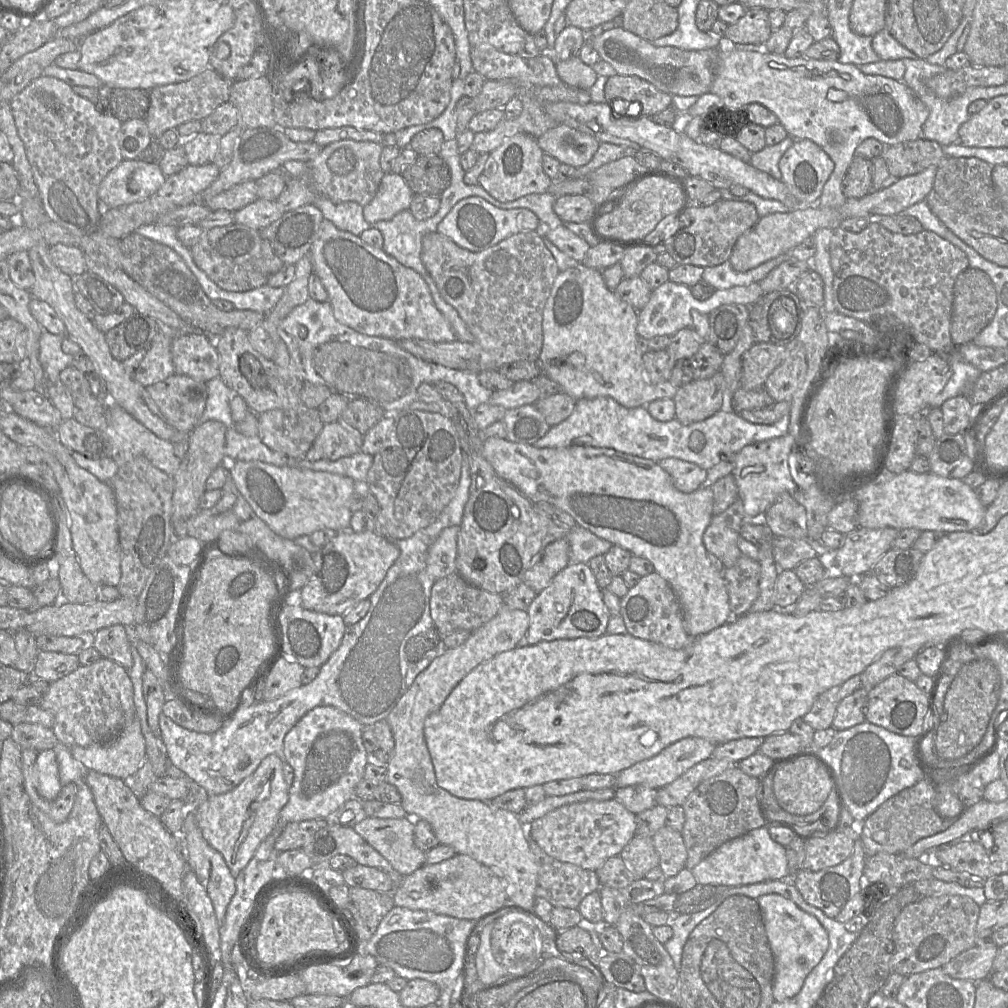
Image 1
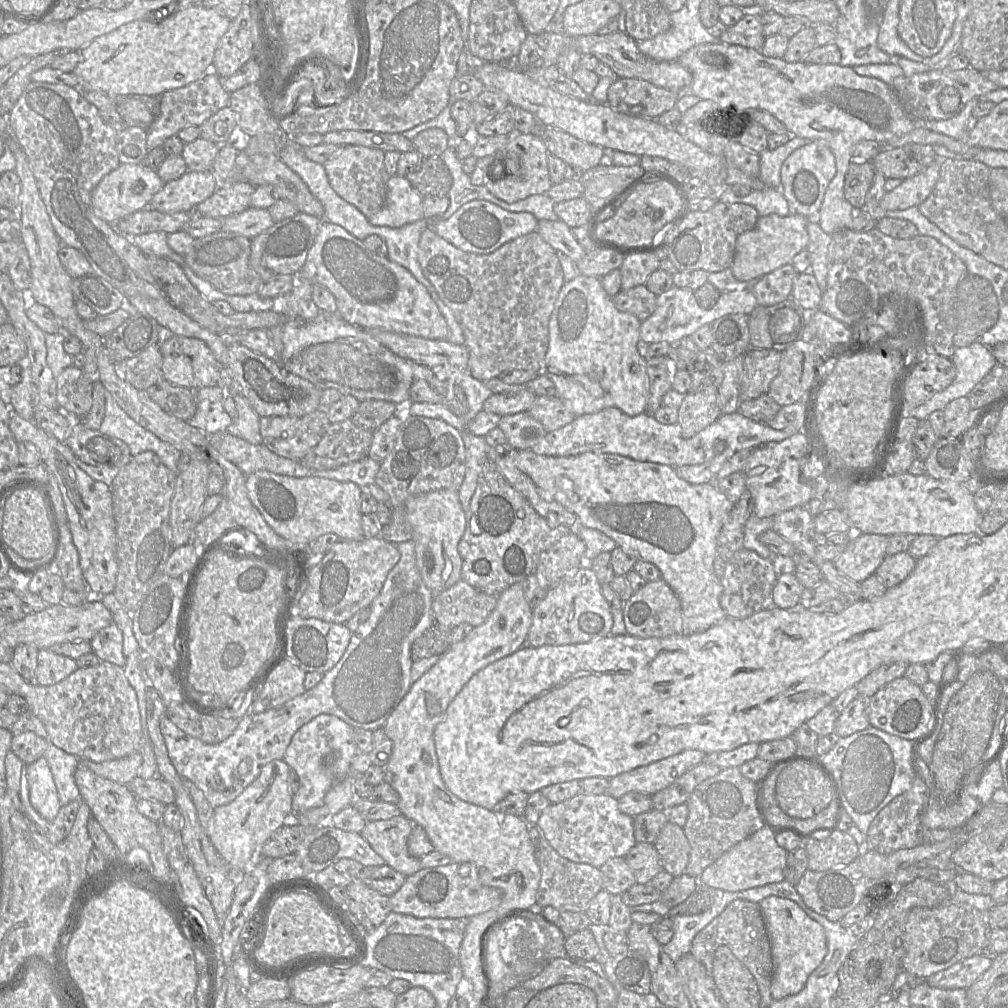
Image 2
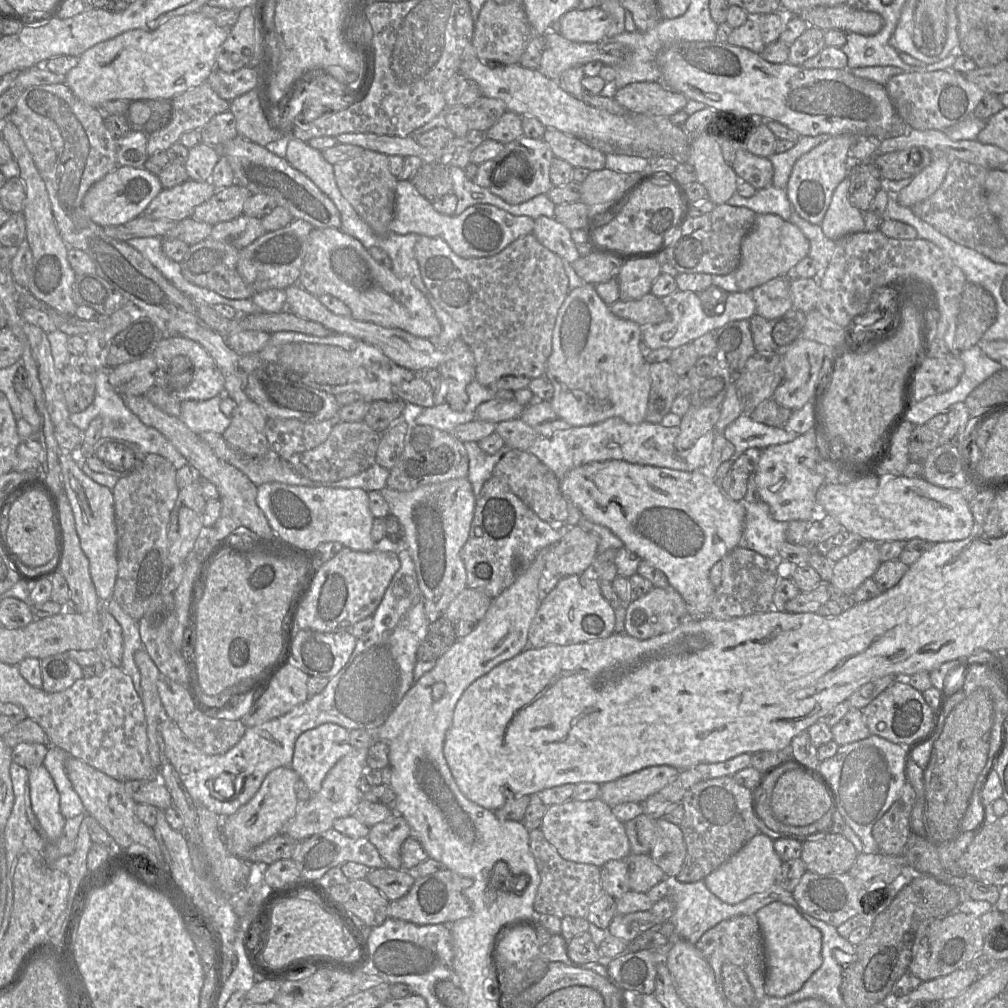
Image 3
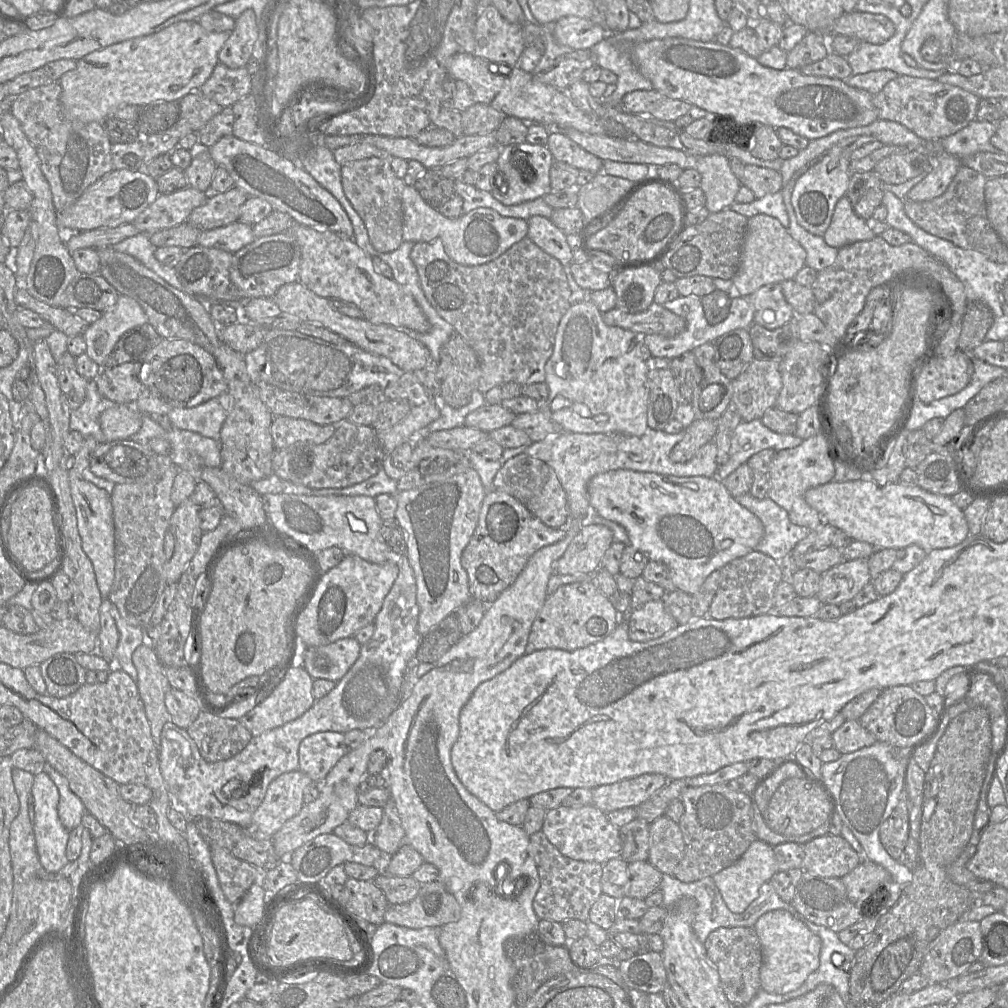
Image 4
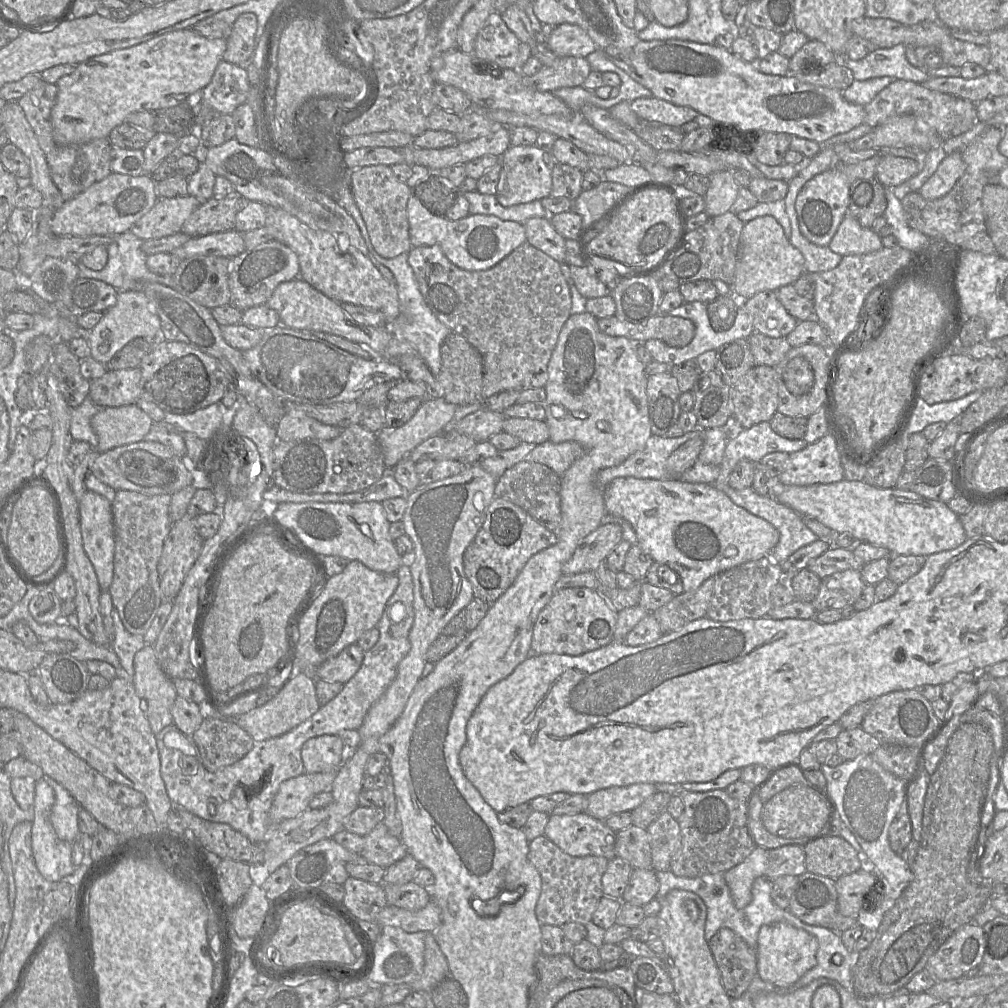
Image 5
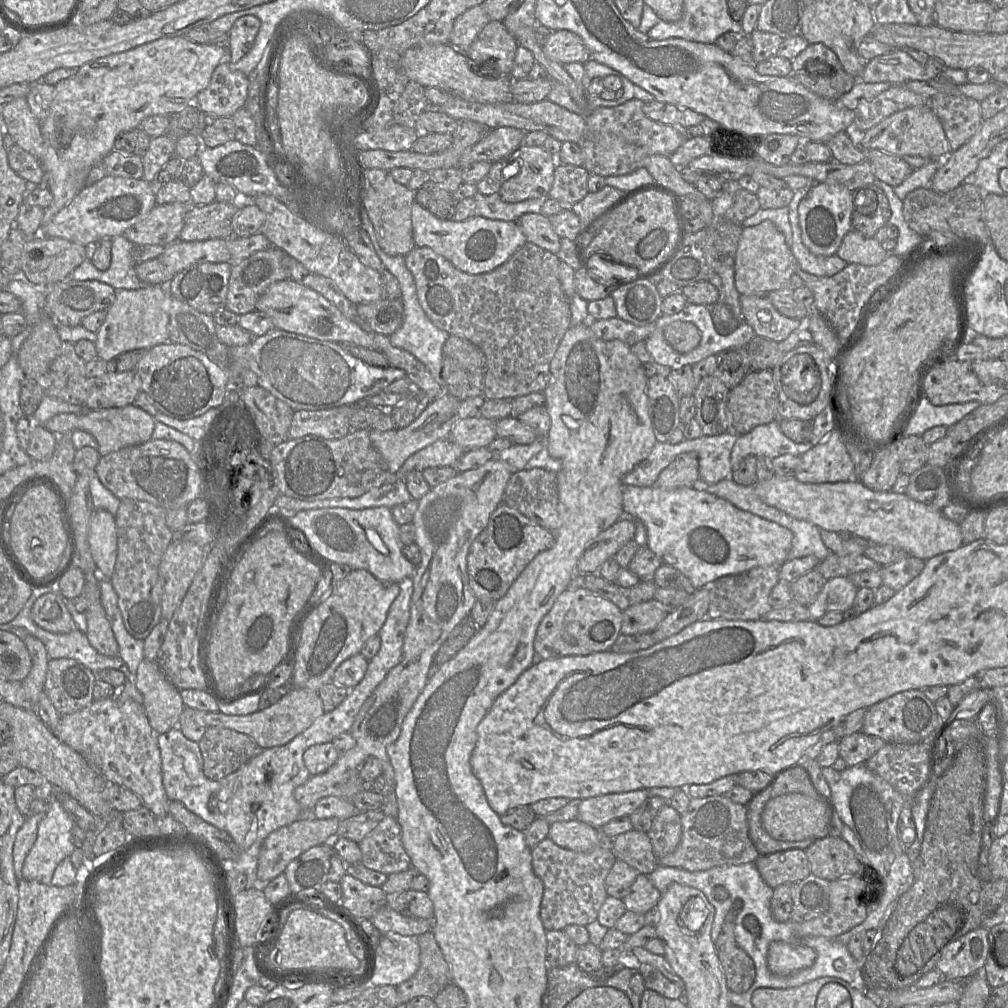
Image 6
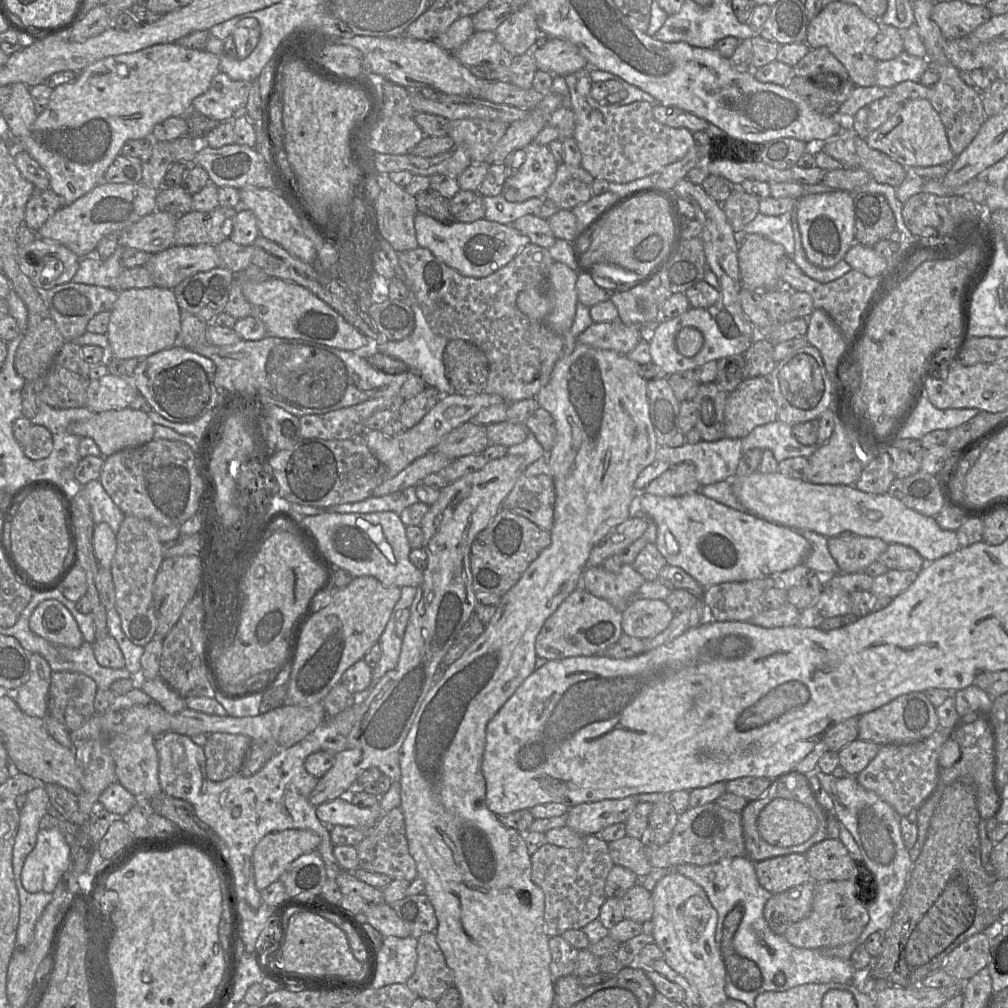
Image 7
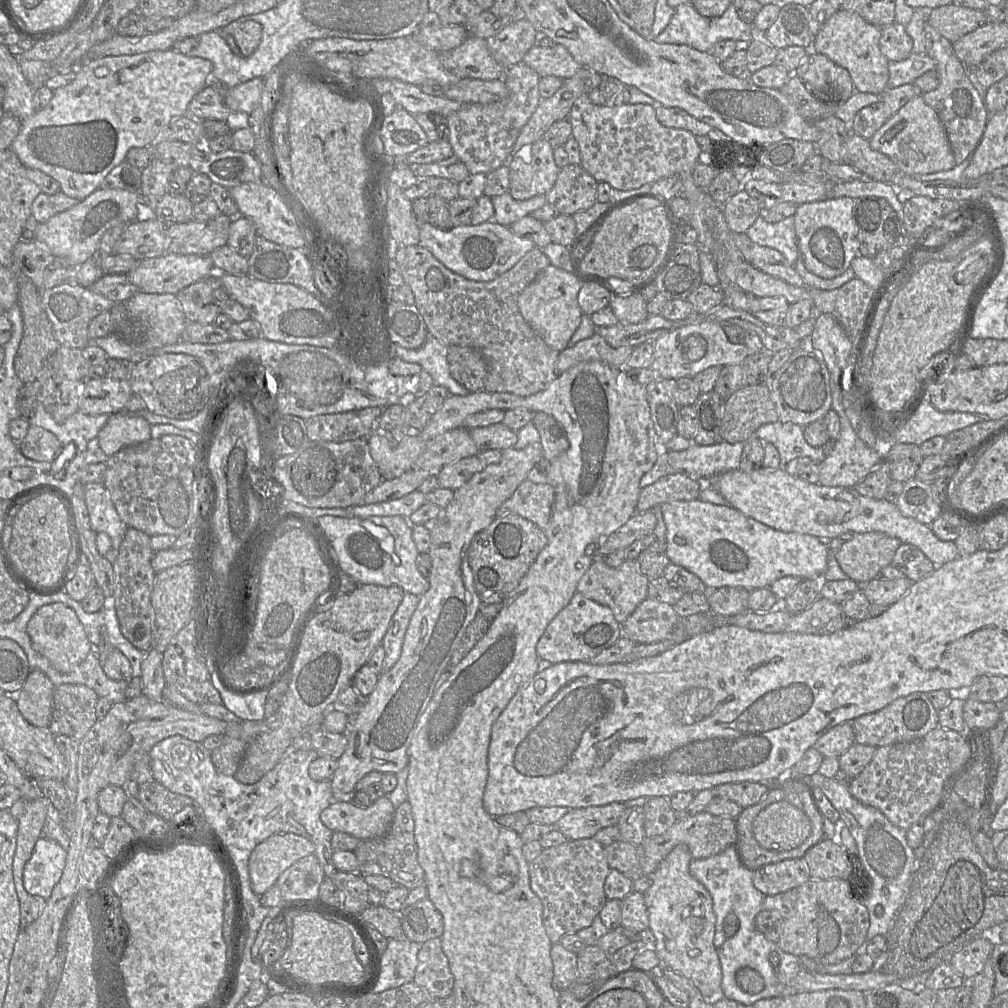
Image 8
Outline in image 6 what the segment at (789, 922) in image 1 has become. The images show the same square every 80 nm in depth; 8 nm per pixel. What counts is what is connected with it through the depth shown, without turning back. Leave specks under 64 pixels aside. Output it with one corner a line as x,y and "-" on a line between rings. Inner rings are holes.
773,941
768,948
767,965
774,975
787,976
812,966
816,956
816,951
809,946

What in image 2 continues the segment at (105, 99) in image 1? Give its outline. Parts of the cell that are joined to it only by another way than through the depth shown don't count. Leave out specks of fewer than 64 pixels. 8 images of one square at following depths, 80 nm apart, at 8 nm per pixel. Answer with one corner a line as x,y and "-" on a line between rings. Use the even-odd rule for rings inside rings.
161,95
115,96
115,106
127,126
149,129
160,116

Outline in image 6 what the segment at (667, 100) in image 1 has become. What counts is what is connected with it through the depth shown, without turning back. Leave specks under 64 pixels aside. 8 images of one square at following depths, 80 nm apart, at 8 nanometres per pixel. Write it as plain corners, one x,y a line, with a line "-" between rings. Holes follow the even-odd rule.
656,99
645,102
644,114
651,120
679,129
701,124
705,116
689,108
681,108
670,103
660,102

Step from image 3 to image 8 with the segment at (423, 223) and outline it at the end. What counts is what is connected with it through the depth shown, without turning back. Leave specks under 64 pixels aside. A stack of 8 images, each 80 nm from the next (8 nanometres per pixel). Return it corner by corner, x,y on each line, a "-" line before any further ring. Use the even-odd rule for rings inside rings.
494,221
463,225
449,230
424,223
419,226
420,247
428,250
449,270
473,281
486,282
511,269
528,251
536,247
530,239
515,235
509,227

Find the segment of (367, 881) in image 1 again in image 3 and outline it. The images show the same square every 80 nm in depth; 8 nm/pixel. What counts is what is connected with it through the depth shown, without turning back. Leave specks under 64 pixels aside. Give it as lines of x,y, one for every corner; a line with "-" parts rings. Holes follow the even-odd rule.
385,867
372,869
366,876
366,880
391,902
408,893
415,882
415,877
408,871

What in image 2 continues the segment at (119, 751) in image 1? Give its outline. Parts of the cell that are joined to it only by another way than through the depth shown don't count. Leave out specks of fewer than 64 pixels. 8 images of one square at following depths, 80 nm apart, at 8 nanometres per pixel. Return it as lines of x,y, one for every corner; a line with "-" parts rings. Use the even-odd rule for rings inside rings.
135,752
125,758
96,763
88,759
79,759
84,765
95,774
123,785
138,776
138,770
142,765
143,757
141,752

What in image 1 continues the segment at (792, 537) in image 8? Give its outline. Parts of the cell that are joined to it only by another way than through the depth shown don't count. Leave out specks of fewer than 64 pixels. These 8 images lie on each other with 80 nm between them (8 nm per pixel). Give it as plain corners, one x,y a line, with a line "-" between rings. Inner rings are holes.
487,437
483,440
483,455
500,478
513,485
534,504
547,502
571,515
576,521
576,526
583,527
598,537
611,542
613,545
618,545
628,550
632,555
648,559
653,564
655,571
669,583
675,592
682,607
685,629
692,637
700,637
701,635
705,635
715,628
727,623
731,619
732,616
729,605
729,596
723,578
723,573
718,571
712,565
708,558
708,551
703,543
703,534
714,516
714,498
711,487
700,487
698,490
692,493
683,493
674,486
670,475
663,468
661,468
658,463
649,459
626,454
612,448
600,448
582,445
572,445
569,447
558,448
538,448
532,444
516,443
509,441
508,439
498,437

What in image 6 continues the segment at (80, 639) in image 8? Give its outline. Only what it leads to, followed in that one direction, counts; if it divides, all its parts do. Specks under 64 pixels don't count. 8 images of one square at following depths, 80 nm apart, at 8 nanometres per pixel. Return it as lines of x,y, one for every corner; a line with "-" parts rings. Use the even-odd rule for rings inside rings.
53,592
37,598
31,608
31,618
39,627
52,633
63,634
77,629
62,598

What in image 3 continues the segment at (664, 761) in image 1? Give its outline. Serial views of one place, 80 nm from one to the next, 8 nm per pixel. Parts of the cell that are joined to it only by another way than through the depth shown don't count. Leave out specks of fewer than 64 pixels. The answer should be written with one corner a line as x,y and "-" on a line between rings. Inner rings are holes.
668,765
643,768
602,784
599,798
611,808
627,802
643,803
675,779
679,772

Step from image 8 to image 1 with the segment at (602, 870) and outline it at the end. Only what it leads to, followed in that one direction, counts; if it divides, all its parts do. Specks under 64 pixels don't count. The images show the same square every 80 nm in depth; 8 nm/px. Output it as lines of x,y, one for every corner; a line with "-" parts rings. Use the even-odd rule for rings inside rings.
530,837
529,845
538,865
535,897
544,898
553,907
575,909
588,894
599,891
601,884
595,871
547,855

